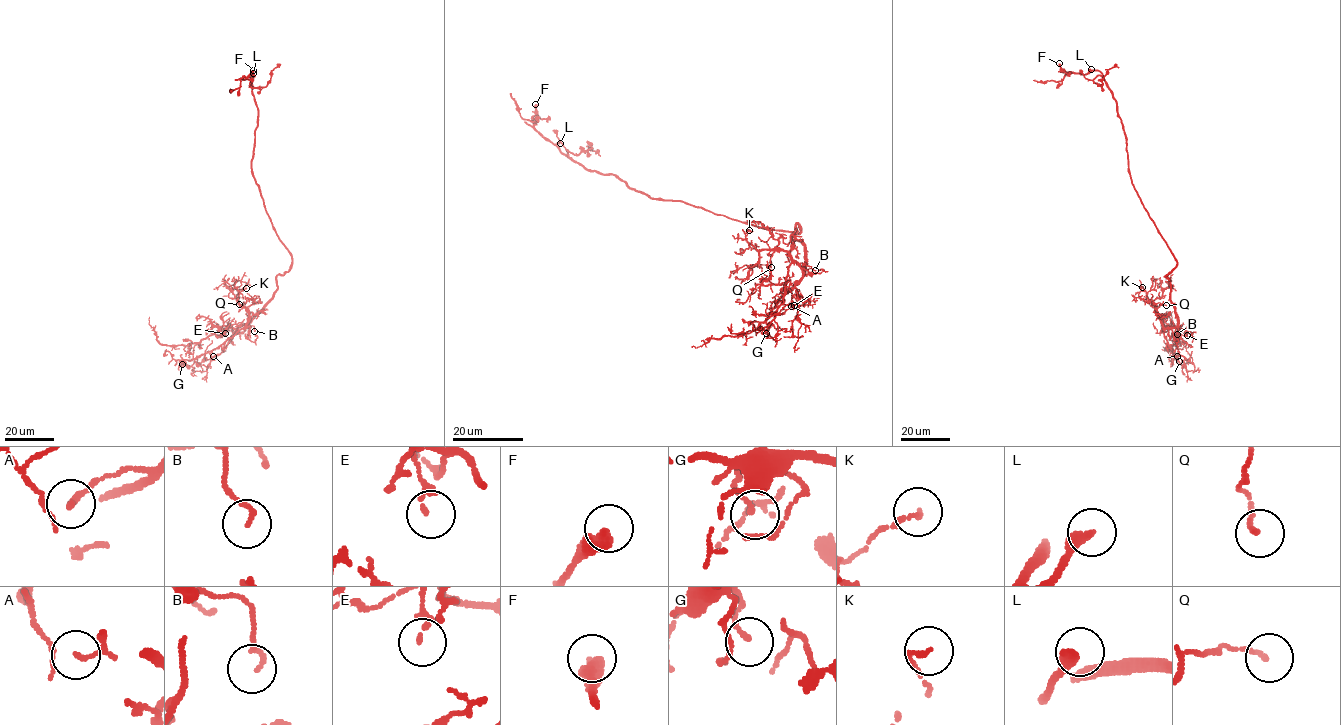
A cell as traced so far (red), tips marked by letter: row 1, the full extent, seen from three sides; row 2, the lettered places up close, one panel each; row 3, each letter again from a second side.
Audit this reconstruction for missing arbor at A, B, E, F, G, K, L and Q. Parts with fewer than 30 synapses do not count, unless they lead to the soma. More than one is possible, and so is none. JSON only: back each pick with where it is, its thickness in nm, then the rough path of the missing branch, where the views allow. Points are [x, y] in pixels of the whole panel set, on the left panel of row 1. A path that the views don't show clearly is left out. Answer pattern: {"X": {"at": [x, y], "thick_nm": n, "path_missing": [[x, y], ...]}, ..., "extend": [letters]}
{"extend": []}

